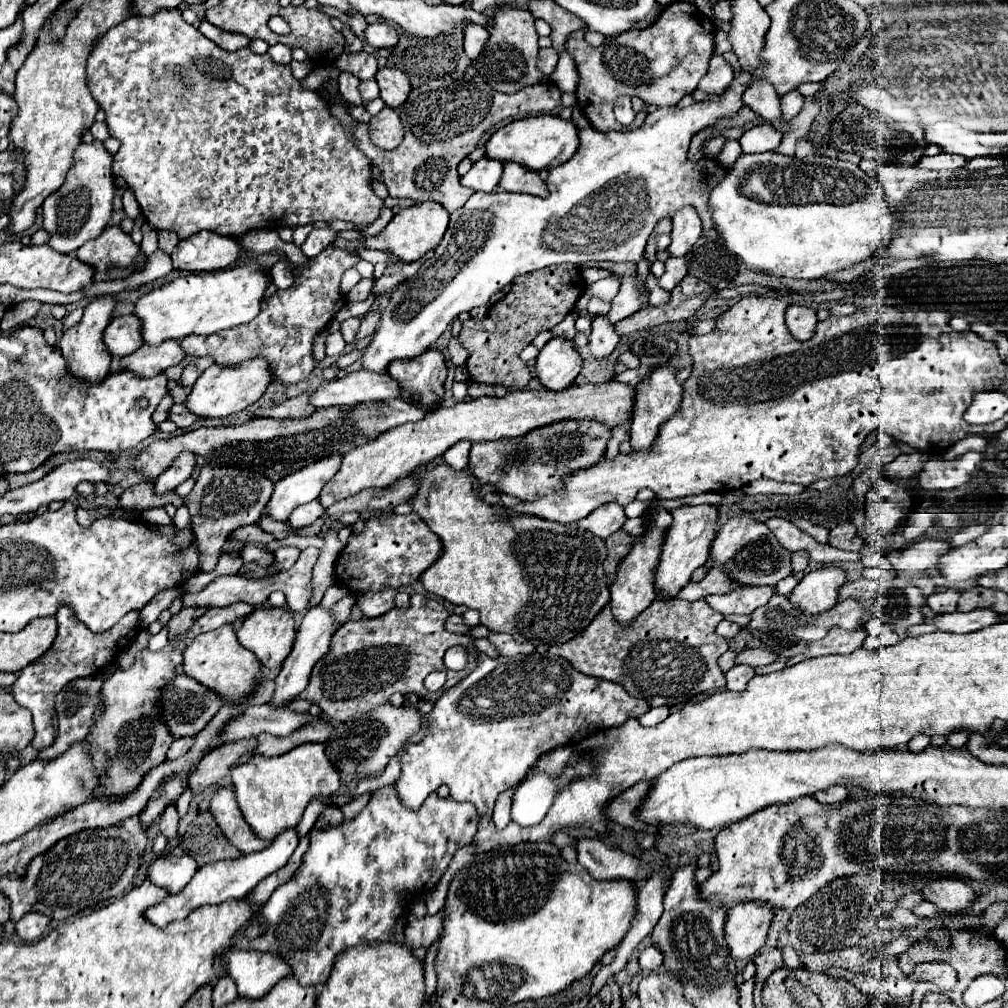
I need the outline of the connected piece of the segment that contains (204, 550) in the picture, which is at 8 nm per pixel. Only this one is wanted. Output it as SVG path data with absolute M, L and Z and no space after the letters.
M200 467L200 475L196 479L194 489L184 499L184 505L192 517L192 531L198 547L198 571L214 571L218 563L220 549L228 539L228 533L242 527L252 525L260 519L264 505L272 495L274 483L260 473L252 473L246 469L228 469L228 467Z

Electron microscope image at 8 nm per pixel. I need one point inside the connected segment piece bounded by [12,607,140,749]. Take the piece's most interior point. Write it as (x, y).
(76, 652)

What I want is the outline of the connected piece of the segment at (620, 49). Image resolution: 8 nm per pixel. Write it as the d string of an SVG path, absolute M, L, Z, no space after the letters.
M682 1L668 5L654 25L642 31L628 31L618 37L606 37L604 45L600 47L590 47L584 41L584 31L574 31L566 41L566 49L572 53L578 73L580 73L576 99L582 113L586 113L586 119L590 121L590 125L600 133L622 131L622 127L614 119L614 103L620 95L640 97L646 105L668 107L668 105L676 105L684 95L696 91L700 79L708 71L708 61L714 53L714 31L716 29L714 29L712 19L708 19L700 9L696 9L696 5L682 3Z

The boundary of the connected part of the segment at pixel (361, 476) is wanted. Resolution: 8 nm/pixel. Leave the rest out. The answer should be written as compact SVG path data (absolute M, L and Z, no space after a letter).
M608 381L600 385L580 385L568 387L564 391L512 391L506 397L478 397L472 401L456 403L454 407L436 407L428 417L416 423L404 423L394 427L382 435L378 435L368 445L360 449L352 449L348 455L342 457L342 465L338 473L322 487L320 491L320 505L328 509L330 505L352 497L360 491L376 489L376 487L390 487L394 481L402 479L404 475L412 473L416 467L430 463L454 443L466 441L496 441L500 437L520 437L530 433L540 425L548 425L552 421L562 421L562 417L596 417L606 425L622 425L628 421L634 405L634 389Z

